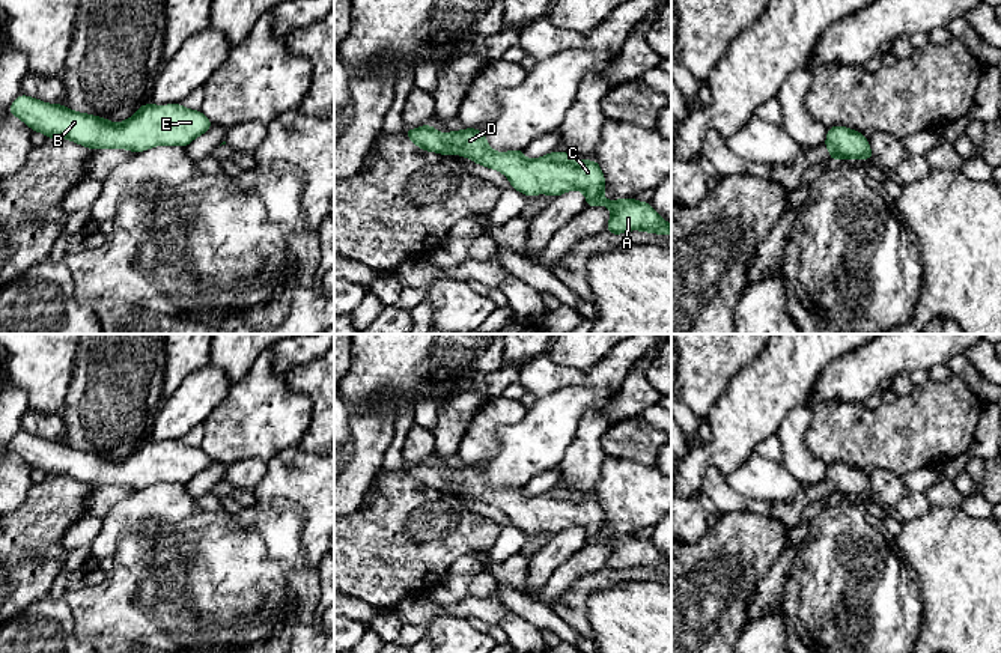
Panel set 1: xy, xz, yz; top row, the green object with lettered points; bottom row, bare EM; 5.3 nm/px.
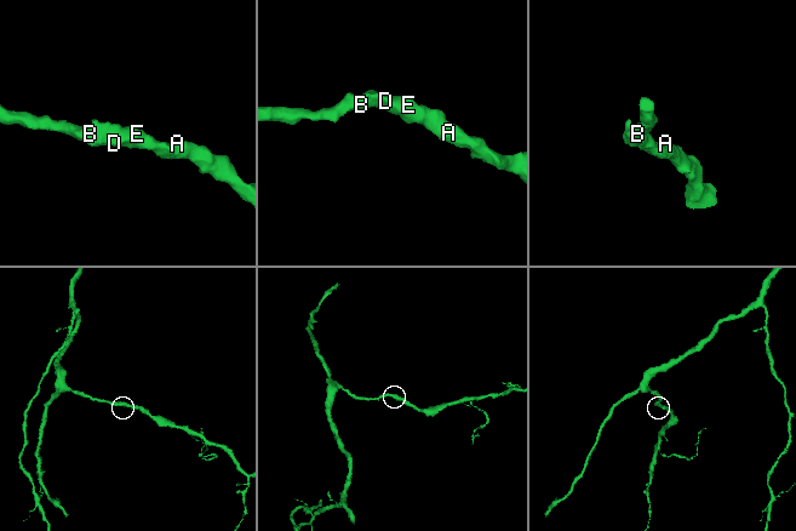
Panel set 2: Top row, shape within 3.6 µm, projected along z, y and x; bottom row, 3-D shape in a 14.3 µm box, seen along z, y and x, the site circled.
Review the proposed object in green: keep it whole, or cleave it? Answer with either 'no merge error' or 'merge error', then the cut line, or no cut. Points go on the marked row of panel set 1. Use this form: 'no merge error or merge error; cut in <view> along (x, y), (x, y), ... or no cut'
no merge error; no cut

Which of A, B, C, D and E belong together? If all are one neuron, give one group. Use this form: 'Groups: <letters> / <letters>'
Groups: A B C D E

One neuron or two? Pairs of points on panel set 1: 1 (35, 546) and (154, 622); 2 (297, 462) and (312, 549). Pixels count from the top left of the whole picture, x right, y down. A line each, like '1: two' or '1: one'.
1: two
2: one

